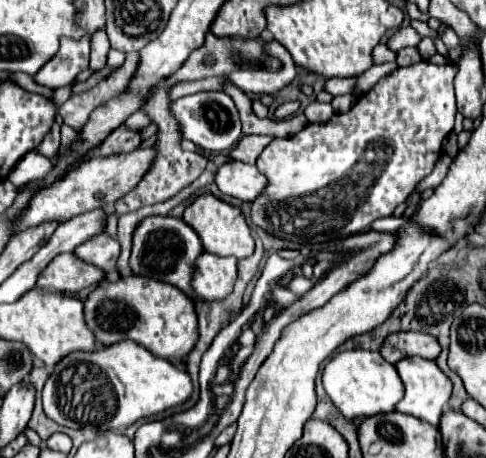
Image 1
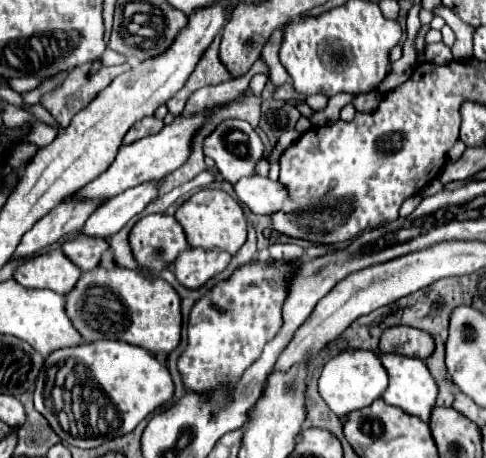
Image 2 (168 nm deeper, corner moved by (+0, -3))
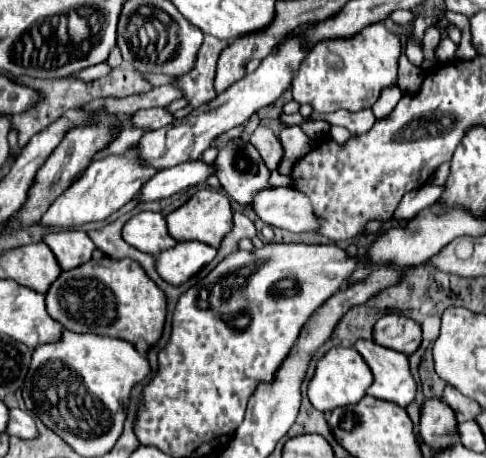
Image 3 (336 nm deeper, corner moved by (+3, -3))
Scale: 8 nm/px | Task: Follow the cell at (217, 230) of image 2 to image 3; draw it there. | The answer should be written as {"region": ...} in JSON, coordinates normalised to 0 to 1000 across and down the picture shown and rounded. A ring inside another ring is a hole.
{"region":[[[414,413],[381,448],[352,461],[340,474],[340,483],[348,496],[348,513],[360,526],[414,526],[447,544],[455,535],[455,522],[479,496],[479,461],[471,448],[471,430],[463,421],[442,417],[442,413]]]}

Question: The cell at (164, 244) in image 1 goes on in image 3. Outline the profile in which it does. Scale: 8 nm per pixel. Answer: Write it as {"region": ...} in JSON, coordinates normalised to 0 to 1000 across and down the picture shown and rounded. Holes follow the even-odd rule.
{"region":[[[290,461],[270,474],[253,496],[253,522],[278,544],[307,557],[327,557],[327,548],[352,544],[364,531],[344,509],[340,474],[331,465],[311,461]]]}

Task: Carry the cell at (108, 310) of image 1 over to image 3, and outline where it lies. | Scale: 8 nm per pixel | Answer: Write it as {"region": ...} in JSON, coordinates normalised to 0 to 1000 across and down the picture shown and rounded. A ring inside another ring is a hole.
{"region":[[[187,566],[167,583],[126,592],[93,640],[93,670],[142,723],[220,731],[265,749],[294,740],[315,753],[340,710],[340,644],[274,566]]]}

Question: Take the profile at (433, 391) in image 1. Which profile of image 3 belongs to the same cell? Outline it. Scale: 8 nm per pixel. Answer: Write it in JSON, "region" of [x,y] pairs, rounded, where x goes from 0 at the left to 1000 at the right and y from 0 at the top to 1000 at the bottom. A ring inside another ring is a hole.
{"region":[[[739,740],[726,762],[747,775],[767,814],[767,841],[755,862],[837,889],[858,858],[858,836],[846,823],[837,775],[792,762],[767,745]]]}

